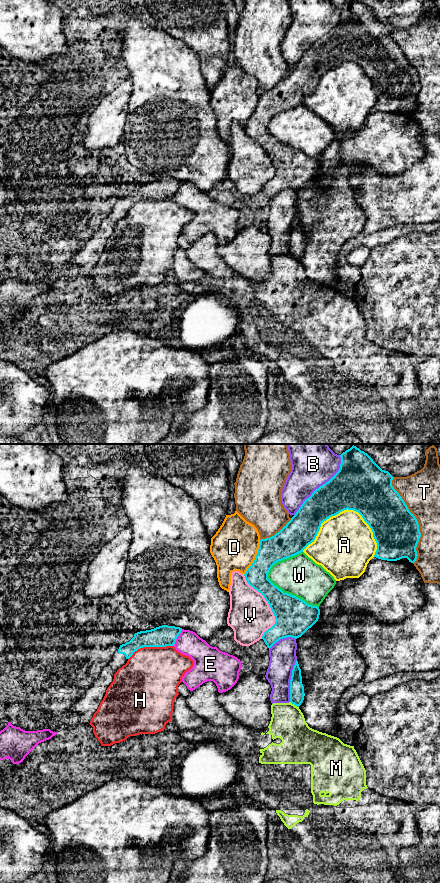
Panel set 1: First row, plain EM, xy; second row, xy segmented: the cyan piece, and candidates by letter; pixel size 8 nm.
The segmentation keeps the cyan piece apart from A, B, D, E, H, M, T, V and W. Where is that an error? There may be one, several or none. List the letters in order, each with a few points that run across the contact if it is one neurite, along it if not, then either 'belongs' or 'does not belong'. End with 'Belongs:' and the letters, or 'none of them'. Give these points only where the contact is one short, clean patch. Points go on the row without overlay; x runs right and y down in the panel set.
A: does not belong
B: does not belong
D: does not belong
E: xy (182, 181), (173, 197) | does not belong
H: does not belong
M: xy (290, 253), (298, 259) | does not belong
T: does not belong
V: does not belong
W: does not belong
Belongs: none of them

